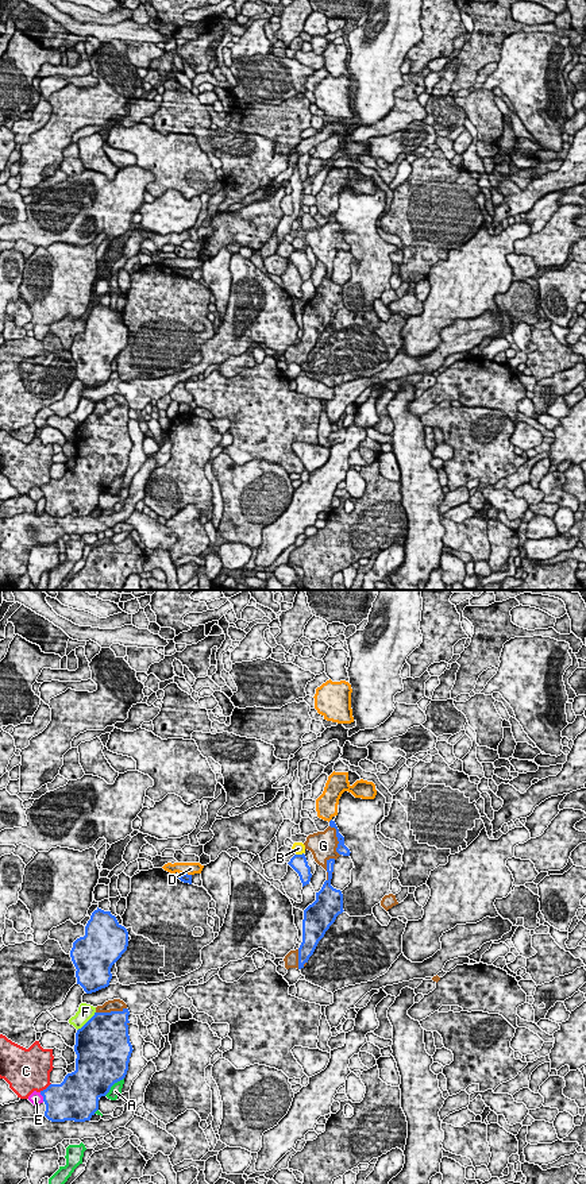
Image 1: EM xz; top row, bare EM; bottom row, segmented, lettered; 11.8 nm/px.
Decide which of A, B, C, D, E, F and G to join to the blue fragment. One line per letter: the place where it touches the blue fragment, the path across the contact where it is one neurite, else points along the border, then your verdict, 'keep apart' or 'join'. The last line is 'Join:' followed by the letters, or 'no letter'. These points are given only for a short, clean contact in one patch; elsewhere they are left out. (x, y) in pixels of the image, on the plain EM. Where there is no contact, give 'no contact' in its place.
A: contact xz (112, 479); keep apart
B: contact xz (299, 250); keep apart
C: contact xz (46, 483); keep apart
D: contact xz (187, 269); keep apart
E: contact xz (42, 490); keep apart
F: contact xz (88, 416); keep apart
G: contact xz (338, 235); join
Join: G

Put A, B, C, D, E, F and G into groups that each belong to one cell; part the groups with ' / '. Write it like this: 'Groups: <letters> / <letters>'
Groups: A / B / C / D / E / F / G

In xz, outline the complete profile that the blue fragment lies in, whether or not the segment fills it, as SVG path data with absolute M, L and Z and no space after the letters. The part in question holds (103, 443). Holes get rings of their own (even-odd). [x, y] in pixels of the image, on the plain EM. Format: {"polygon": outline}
{"polygon": "M120 394L96 402L95 410L76 428L76 466L61 479L41 486L45 512L51 517L90 516L99 495L128 466L132 440L127 400Z"}

